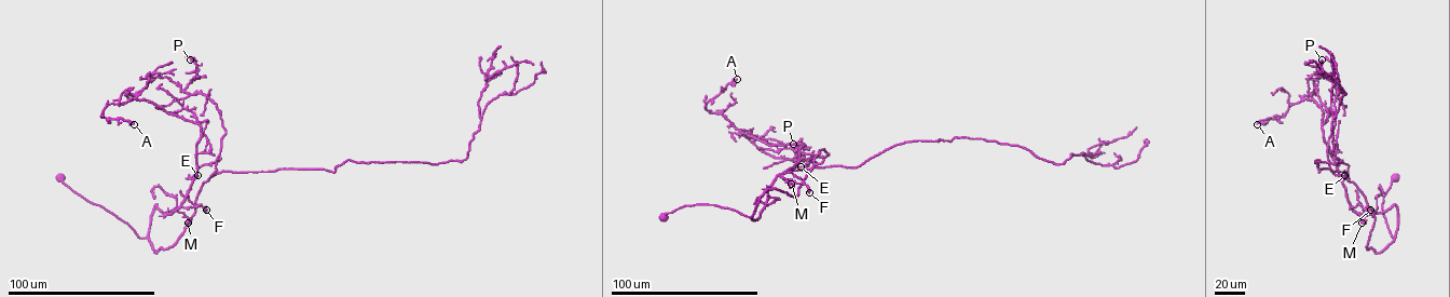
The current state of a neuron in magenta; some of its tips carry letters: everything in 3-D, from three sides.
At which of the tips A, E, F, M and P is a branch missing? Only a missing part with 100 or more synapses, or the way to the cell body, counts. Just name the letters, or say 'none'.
none

